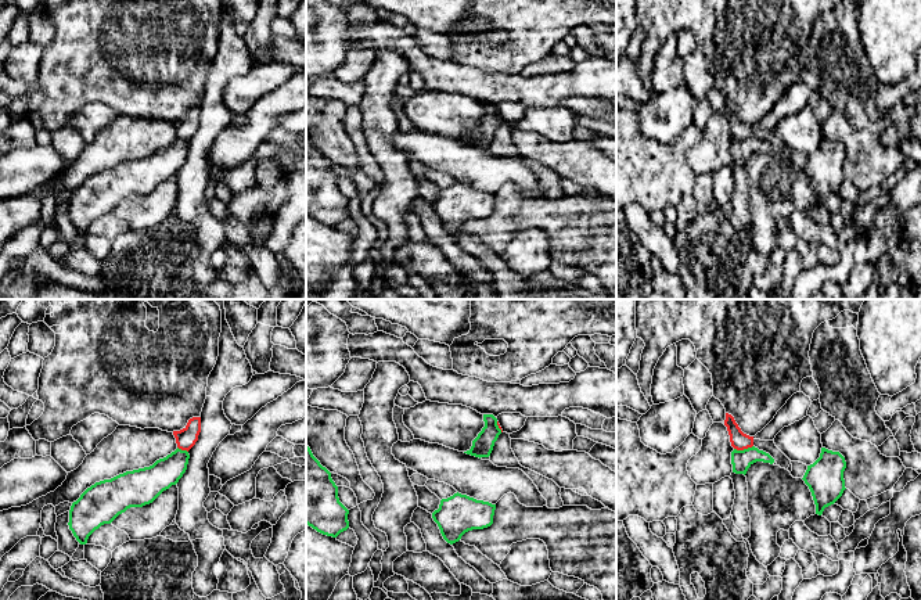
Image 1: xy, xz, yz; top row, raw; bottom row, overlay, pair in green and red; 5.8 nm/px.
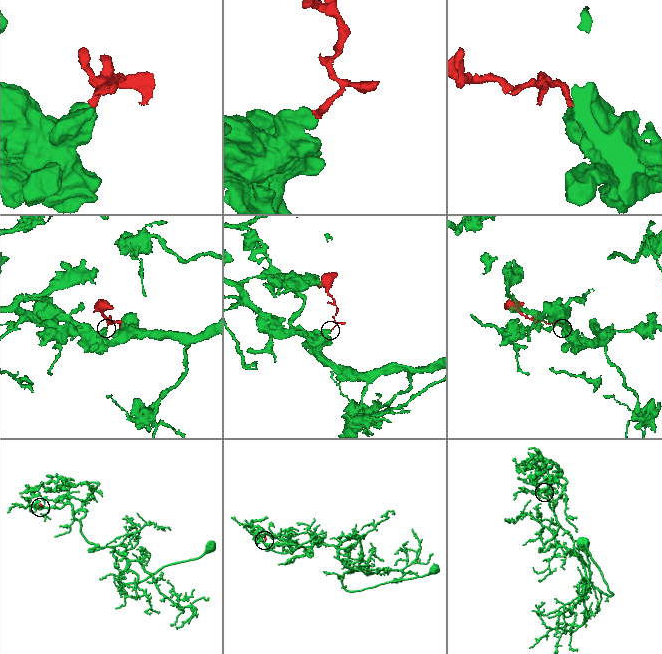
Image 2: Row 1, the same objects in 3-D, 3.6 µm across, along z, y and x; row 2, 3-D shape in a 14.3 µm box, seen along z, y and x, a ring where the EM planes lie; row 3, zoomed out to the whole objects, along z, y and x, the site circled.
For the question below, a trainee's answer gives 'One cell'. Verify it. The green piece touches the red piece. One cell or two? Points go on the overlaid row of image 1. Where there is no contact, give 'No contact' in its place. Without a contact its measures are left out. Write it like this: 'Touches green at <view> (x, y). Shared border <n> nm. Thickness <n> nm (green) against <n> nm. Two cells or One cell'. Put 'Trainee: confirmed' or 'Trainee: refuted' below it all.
Touches green at yz (744, 449). Shared border 110 nm. Thickness 120 nm (green) against 110 nm. Two cells
Trainee: refuted

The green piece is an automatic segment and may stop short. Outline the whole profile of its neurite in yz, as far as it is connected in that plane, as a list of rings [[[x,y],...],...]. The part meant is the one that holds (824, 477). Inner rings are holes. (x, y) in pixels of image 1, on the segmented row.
[[[821,448],[820,457],[807,466],[802,479],[812,492],[816,514],[821,515],[825,507],[834,504],[842,496],[846,489],[845,468],[845,457],[839,452],[825,448]]]

